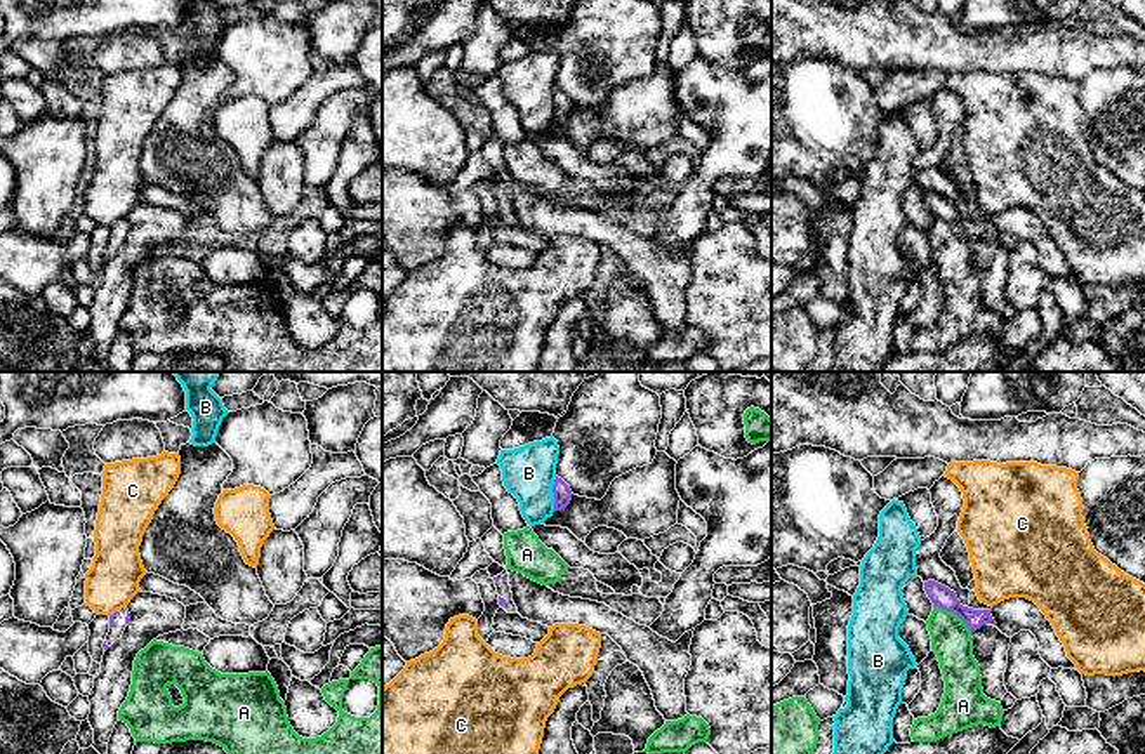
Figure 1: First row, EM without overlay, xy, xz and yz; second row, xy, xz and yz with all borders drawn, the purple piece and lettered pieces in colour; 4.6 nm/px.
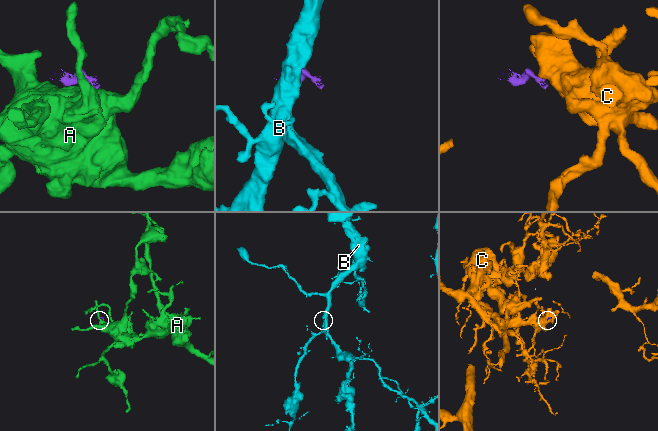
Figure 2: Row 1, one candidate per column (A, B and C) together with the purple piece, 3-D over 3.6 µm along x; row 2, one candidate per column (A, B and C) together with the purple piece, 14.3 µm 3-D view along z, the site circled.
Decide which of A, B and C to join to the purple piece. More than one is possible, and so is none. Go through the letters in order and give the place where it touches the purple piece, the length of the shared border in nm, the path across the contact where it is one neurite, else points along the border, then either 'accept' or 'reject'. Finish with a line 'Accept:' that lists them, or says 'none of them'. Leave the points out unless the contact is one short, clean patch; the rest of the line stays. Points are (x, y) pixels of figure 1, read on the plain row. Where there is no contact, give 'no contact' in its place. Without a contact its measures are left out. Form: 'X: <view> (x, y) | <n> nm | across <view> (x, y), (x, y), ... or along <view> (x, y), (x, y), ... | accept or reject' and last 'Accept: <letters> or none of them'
A: yz (953, 223) | 220 nm | along yz (933, 214), (951, 221), (970, 242) | reject
B: xz (553, 103) | 160 nm | along xz (556, 87), (553, 120) | reject
C: xy (115, 223) | 50 nm | along xy (117, 221), (110, 226) | reject
Accept: none of them

